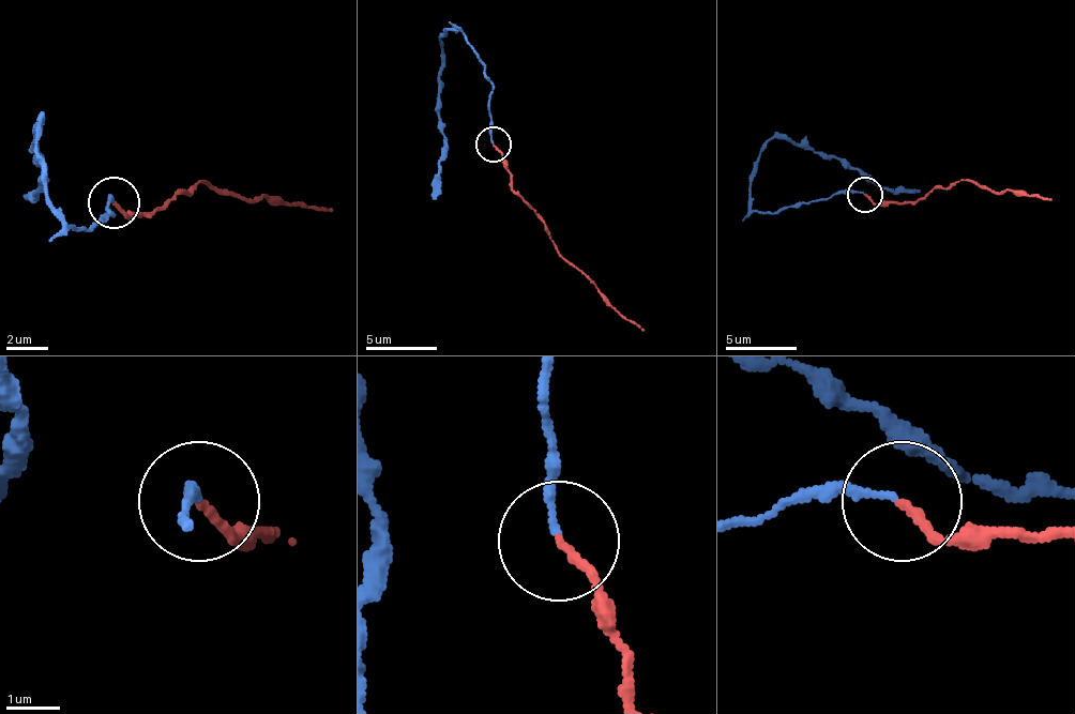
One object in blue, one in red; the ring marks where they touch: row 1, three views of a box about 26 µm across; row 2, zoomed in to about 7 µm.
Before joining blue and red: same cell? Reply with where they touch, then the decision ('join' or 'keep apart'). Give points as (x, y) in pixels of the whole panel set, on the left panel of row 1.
at (114, 202); join

